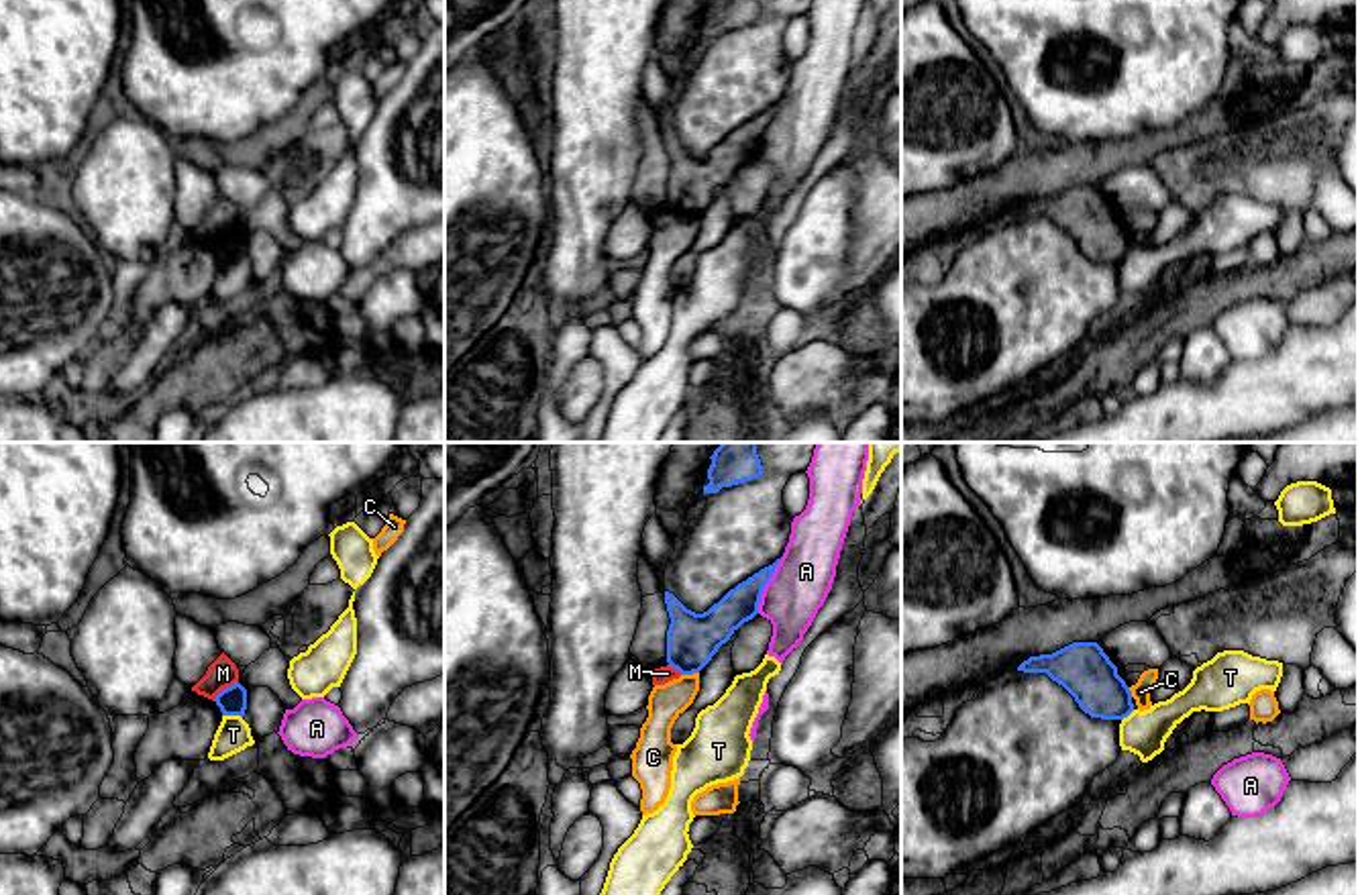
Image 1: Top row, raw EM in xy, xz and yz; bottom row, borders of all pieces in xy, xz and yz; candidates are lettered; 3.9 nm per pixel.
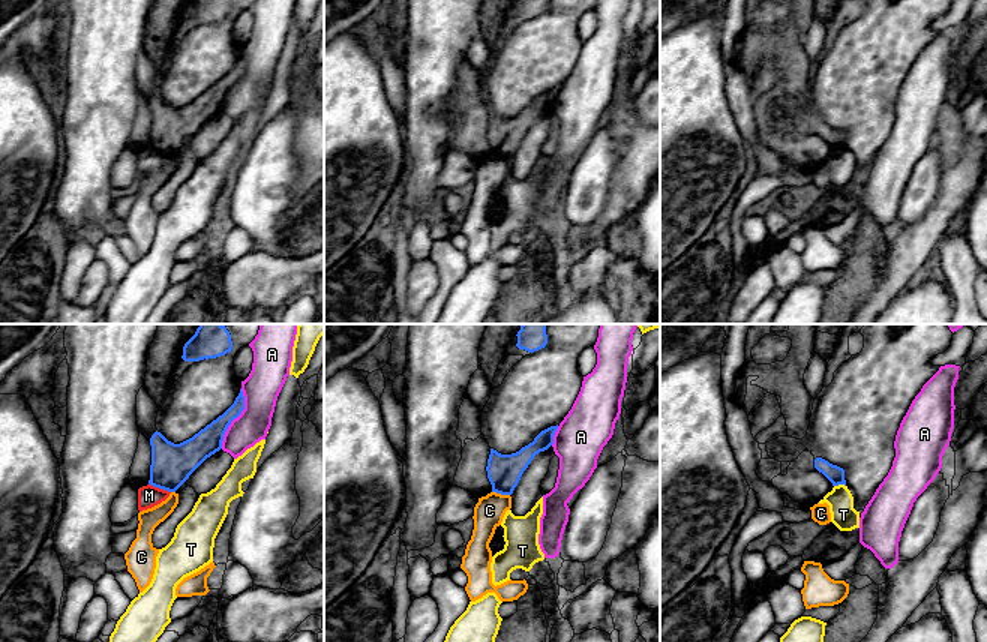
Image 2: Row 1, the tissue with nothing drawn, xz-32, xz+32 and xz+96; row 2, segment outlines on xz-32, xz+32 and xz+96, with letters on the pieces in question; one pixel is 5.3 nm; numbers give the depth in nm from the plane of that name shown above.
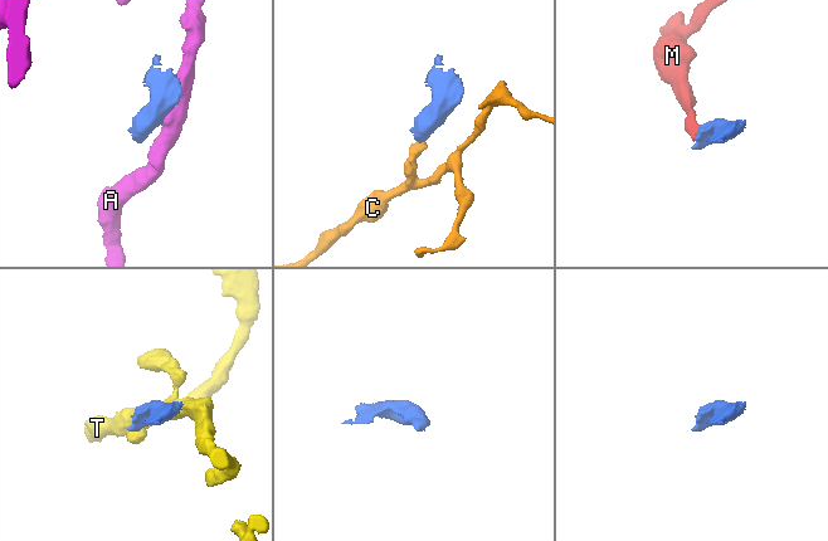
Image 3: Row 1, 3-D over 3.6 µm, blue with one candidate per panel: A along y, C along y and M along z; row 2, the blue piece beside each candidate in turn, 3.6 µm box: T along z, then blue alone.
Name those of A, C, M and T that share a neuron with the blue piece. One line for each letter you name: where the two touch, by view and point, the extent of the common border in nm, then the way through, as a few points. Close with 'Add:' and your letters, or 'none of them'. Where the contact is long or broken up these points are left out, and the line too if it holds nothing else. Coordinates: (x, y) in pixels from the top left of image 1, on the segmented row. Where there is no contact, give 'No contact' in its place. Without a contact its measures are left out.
Add: none of them

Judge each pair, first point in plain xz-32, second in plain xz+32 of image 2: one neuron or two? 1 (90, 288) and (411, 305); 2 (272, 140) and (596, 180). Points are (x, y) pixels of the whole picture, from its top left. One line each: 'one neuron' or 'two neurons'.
1: one neuron
2: one neuron

